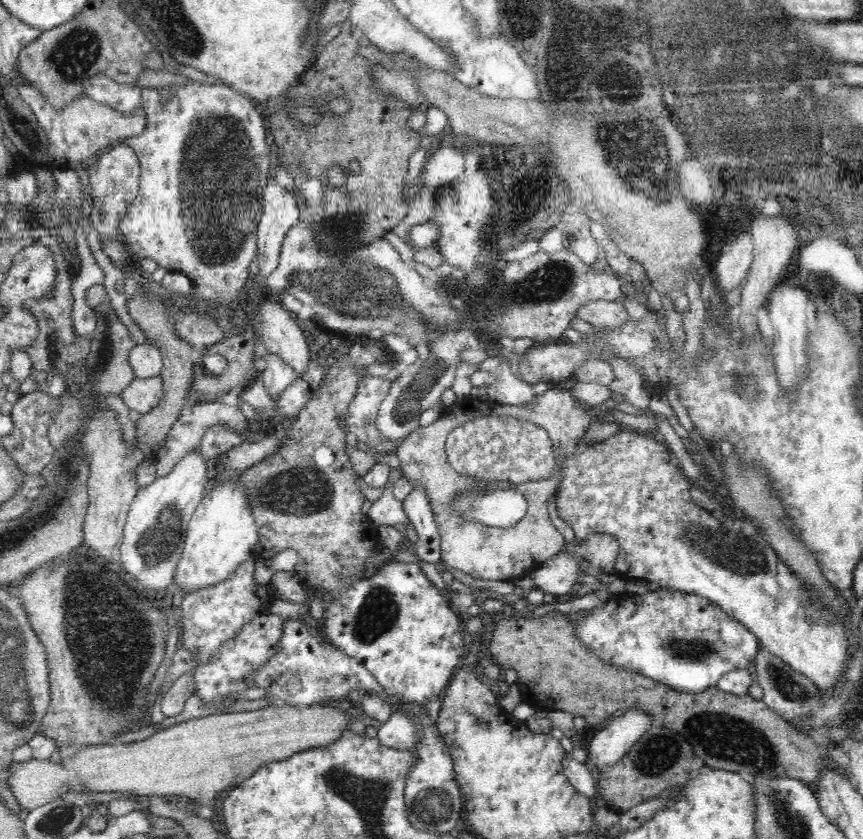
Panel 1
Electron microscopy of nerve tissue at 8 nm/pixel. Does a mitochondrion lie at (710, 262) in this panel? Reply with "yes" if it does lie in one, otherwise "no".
no

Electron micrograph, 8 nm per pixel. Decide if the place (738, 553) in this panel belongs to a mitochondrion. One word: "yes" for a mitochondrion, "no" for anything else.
yes

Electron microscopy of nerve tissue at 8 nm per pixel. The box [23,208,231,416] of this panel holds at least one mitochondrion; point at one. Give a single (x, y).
(106, 354)

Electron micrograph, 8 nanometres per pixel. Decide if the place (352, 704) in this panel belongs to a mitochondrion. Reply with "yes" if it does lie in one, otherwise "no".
no

